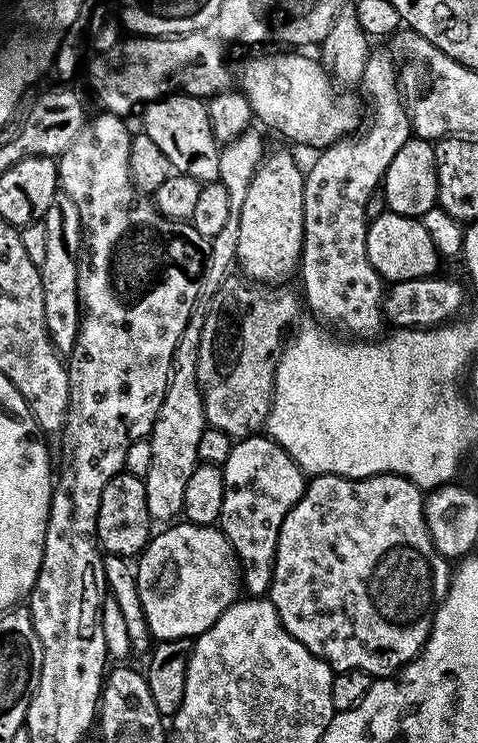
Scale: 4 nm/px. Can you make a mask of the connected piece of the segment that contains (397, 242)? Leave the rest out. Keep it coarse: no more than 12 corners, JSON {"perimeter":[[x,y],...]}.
{"perimeter":[[371,217],[366,254],[388,282],[436,276],[425,221]]}

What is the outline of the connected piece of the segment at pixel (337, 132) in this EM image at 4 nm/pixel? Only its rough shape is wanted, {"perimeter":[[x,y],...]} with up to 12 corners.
{"perimeter":[[252,56],[253,117],[323,150],[351,137],[361,97],[319,59]]}

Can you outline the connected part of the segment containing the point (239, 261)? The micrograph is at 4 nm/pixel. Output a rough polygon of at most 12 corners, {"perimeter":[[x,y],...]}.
{"perimeter":[[269,151],[246,186],[236,264],[280,286],[304,245],[305,173]]}

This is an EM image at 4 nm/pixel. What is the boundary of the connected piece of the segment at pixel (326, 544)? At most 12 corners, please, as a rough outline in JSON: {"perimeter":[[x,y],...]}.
{"perimeter":[[312,476],[272,601],[333,673],[399,673],[452,583],[425,493]]}

